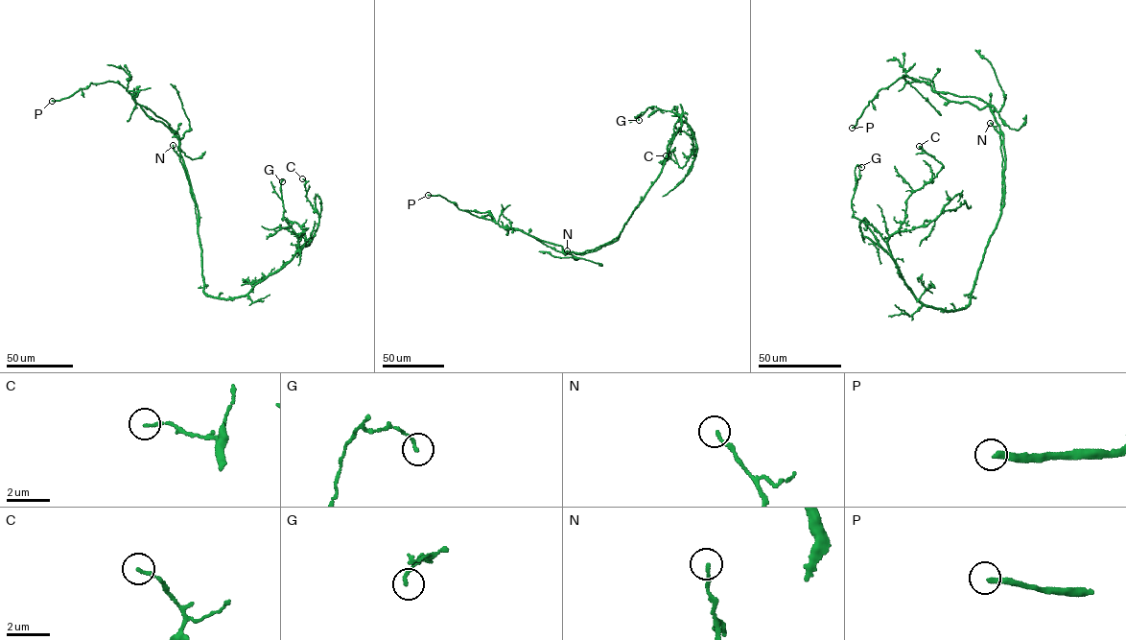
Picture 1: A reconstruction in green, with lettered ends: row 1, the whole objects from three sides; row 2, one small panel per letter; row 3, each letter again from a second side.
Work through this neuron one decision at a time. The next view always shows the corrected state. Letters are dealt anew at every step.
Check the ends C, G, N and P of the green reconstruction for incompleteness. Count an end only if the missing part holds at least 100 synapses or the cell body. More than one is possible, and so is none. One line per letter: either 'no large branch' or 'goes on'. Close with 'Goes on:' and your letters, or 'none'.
C: no large branch
G: no large branch
N: no large branch
P: goes on
Goes on: P

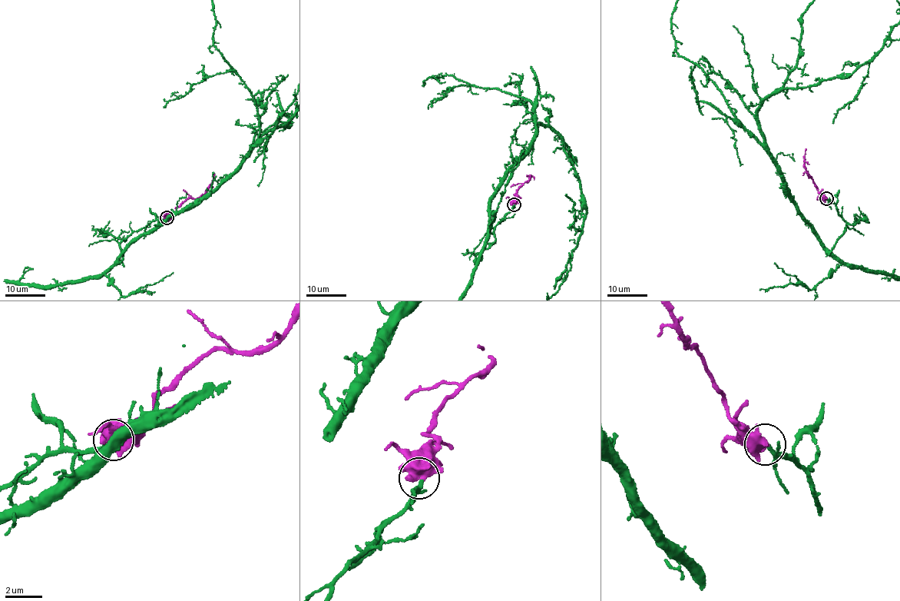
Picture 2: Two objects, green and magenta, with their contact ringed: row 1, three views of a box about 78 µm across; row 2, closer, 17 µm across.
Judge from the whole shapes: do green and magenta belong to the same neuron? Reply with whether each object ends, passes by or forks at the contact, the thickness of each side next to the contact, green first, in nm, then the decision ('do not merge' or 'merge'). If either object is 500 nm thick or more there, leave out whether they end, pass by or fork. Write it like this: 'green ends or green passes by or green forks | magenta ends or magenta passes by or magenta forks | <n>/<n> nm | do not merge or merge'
180/550 nm | merge

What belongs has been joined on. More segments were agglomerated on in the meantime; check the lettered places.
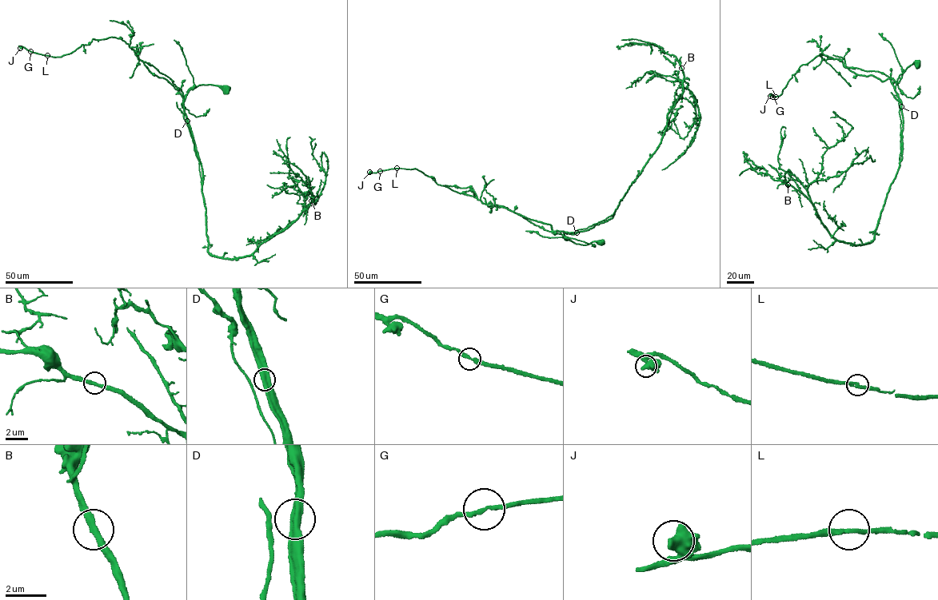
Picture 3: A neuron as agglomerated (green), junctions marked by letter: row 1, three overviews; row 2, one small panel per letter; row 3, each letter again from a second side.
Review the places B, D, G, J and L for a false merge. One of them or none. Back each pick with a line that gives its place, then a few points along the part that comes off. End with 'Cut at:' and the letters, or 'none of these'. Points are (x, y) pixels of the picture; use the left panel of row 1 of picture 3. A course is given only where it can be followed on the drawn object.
Cut at: none of these

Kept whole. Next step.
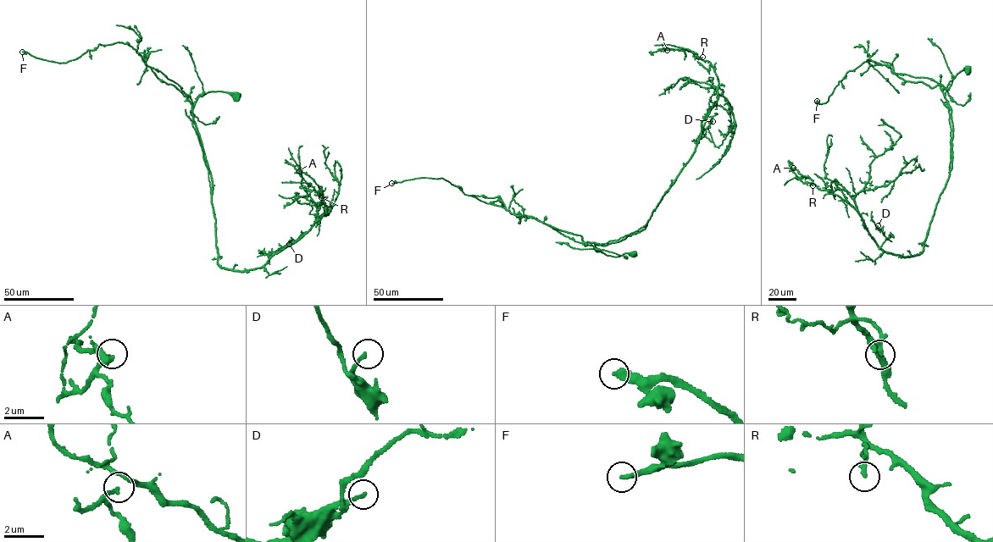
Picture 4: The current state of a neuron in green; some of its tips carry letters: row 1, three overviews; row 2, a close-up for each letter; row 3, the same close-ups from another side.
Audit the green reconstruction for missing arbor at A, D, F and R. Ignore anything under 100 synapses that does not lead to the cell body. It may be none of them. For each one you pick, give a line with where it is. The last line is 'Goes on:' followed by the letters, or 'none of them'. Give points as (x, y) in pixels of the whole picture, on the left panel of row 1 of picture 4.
F: (22, 52)
Goes on: F

